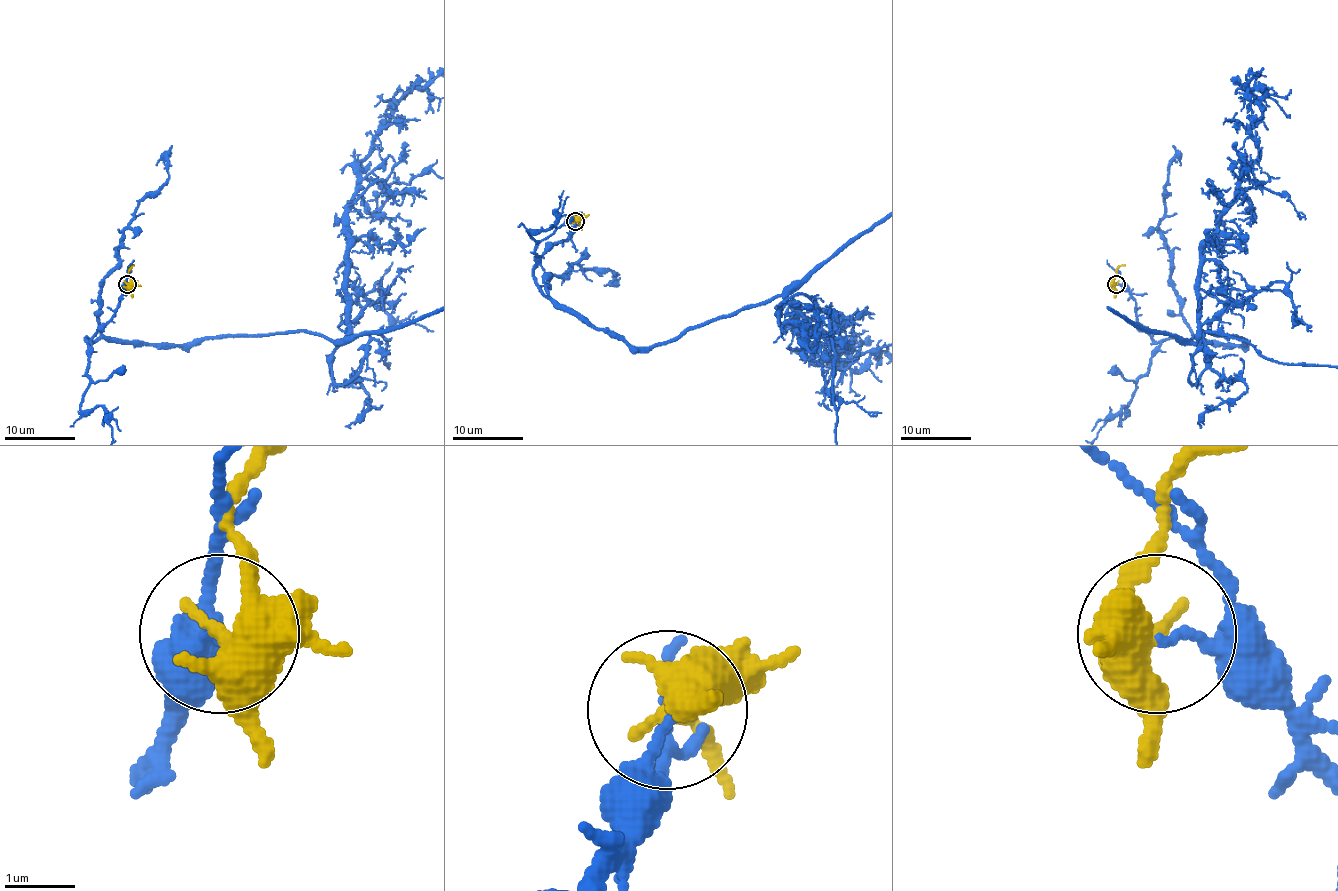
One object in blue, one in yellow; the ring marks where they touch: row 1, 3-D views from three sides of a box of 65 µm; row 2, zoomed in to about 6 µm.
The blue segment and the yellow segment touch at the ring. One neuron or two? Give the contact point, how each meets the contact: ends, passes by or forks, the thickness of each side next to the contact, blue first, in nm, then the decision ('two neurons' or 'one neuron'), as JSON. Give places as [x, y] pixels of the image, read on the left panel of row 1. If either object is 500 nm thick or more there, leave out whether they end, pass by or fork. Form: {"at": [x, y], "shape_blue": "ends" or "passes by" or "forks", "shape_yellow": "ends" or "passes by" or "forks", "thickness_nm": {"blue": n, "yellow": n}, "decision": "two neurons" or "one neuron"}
{"at": [127, 284], "shape_blue": "ends", "shape_yellow": "forks", "thickness_nm": {"blue": 100, "yellow": 380}, "decision": "two neurons"}

